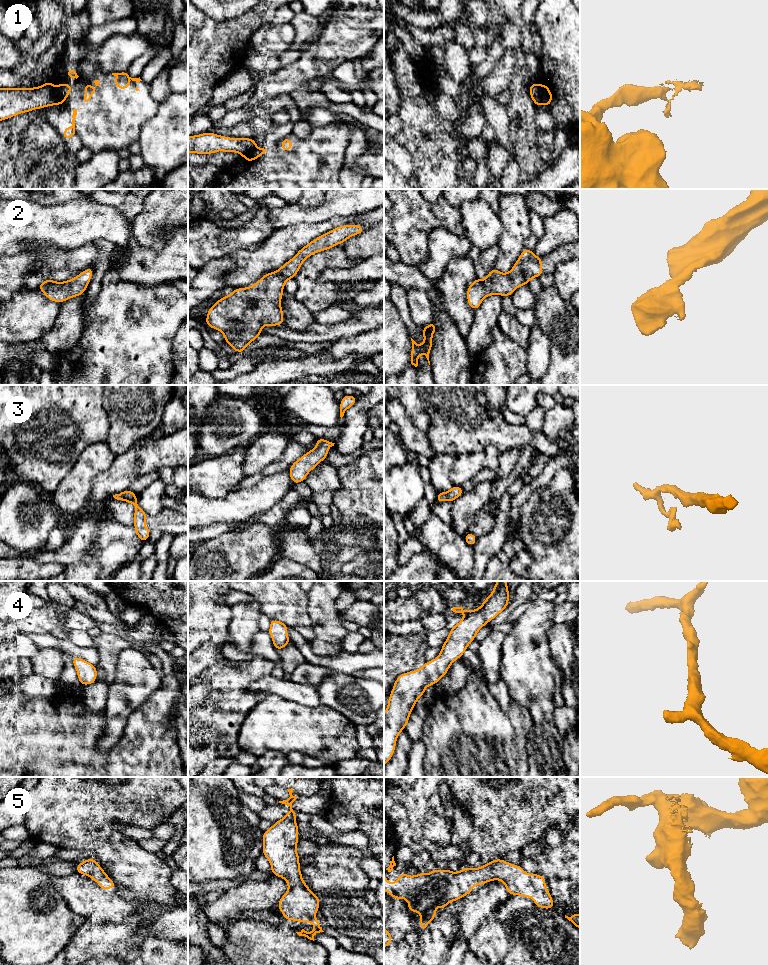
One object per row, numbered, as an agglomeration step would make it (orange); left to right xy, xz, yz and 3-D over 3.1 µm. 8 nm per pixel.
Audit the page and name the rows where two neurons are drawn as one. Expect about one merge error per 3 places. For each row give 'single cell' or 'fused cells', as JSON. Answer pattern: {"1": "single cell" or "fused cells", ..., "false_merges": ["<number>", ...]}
{"1": "fused cells", "2": "single cell", "3": "single cell", "4": "single cell", "5": "single cell", "false_merges": ["1"]}

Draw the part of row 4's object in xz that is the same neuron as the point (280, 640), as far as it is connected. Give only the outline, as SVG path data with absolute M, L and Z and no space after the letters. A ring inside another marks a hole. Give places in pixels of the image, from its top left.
M271 619L268 632L276 650L281 650L290 644L289 636L287 634L288 627L288 625L281 621Z

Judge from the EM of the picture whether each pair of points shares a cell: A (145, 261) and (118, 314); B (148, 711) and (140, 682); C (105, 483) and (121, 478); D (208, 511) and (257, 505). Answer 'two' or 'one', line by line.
A: two
B: two
C: one
D: one

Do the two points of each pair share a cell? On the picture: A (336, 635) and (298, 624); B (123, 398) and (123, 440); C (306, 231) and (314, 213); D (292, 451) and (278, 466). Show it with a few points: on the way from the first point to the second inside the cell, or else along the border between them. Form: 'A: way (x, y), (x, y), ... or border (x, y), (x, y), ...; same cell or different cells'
A: border (307, 605), (313, 631), (311, 644); different cells
B: way (123, 408), (123, 430); same cell
C: border (333, 217), (320, 222), (297, 223), (287, 227); different cells
D: way (289, 455), (282, 462); same cell

